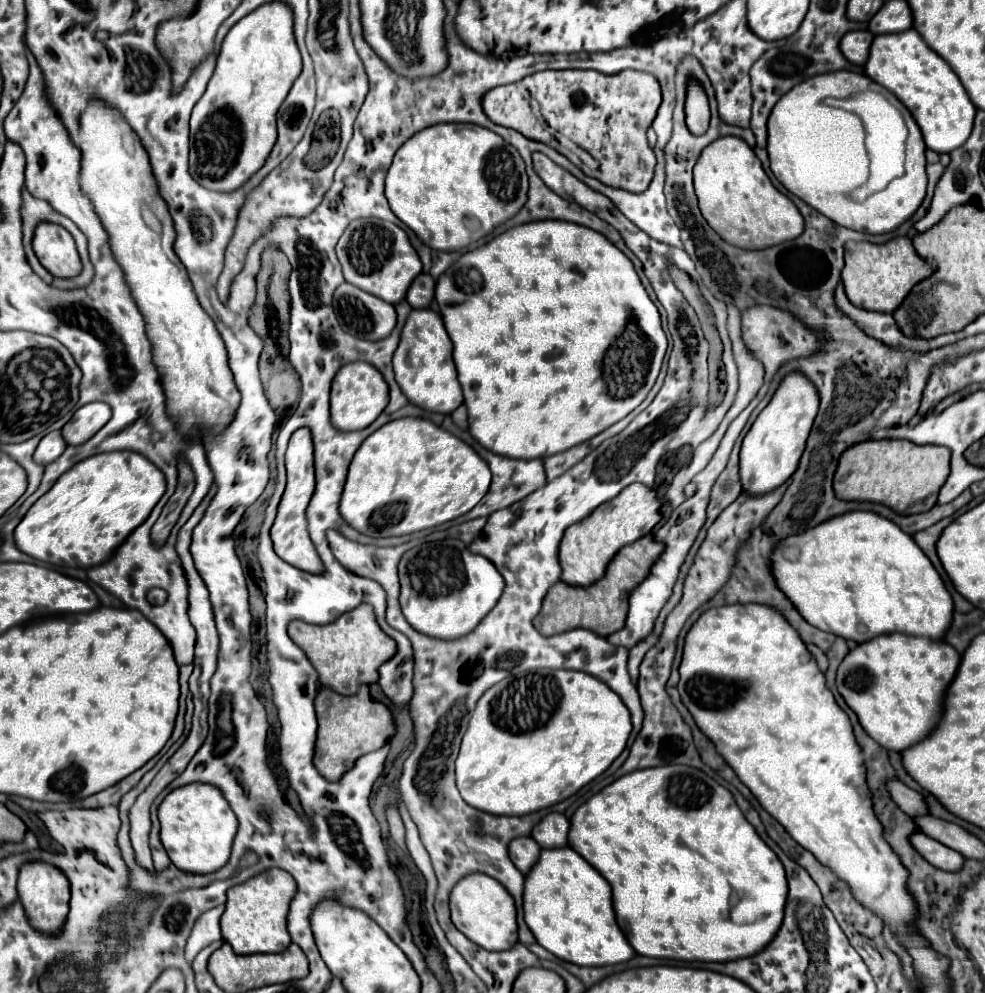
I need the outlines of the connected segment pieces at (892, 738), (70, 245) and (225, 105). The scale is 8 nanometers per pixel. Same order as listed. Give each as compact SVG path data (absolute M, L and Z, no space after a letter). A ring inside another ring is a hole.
M900 632L882 634L858 644L840 662L836 672L836 690L842 694L846 704L856 712L858 722L862 724L866 734L886 750L898 752L912 746L912 742L920 742L920 738L928 734L928 730L932 730L932 722L936 722L938 714L940 694L944 694L944 686L952 682L952 674L956 674L958 664L960 654L946 640L906 636Z
M40 226L34 234L34 252L40 264L56 278L74 278L82 272L82 262L72 236L62 226Z
M268 2L260 10L244 16L226 34L216 70L204 96L196 102L190 118L190 174L214 192L234 192L244 186L266 162L276 144L276 114L302 70L302 58L292 34L292 10L282 2Z

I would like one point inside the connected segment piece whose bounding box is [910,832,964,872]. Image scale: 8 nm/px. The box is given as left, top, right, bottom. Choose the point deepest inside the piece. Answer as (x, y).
(944, 858)

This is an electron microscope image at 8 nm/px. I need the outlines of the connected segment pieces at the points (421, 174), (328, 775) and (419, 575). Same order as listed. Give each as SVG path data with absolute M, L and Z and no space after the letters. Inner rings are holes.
M434 124L400 146L386 176L392 212L434 250L460 250L488 236L526 204L528 176L520 152L476 124Z
M322 686L314 700L316 718L318 718L318 738L314 746L314 766L326 780L336 780L344 770L350 770L362 754L378 750L392 734L394 720L390 710L370 698L368 686L360 686L354 696L340 696L334 690Z
M452 538L408 550L400 560L398 572L402 584L400 606L408 624L416 632L438 640L456 640L470 634L496 606L504 590L504 578L496 566Z

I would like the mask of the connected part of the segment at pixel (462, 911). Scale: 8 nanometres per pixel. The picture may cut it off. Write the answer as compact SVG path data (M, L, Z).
M476 872L460 878L450 892L448 904L454 926L478 946L484 946L486 950L506 950L518 942L514 900L508 890L504 890L504 886L500 886L500 882L496 882L488 874Z

